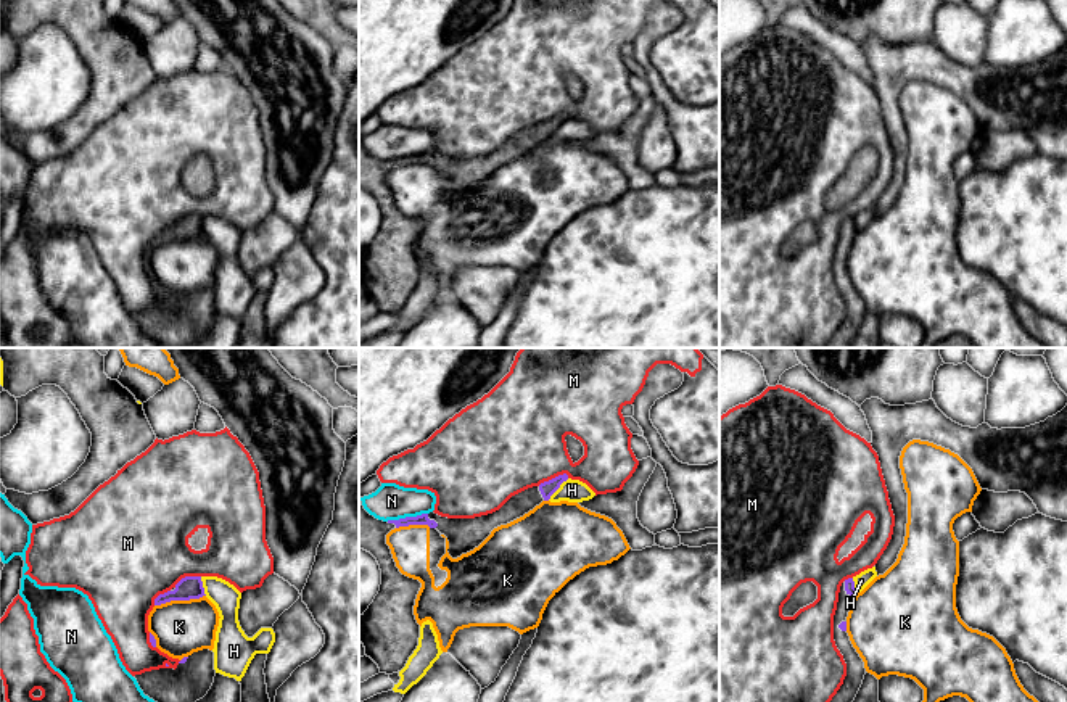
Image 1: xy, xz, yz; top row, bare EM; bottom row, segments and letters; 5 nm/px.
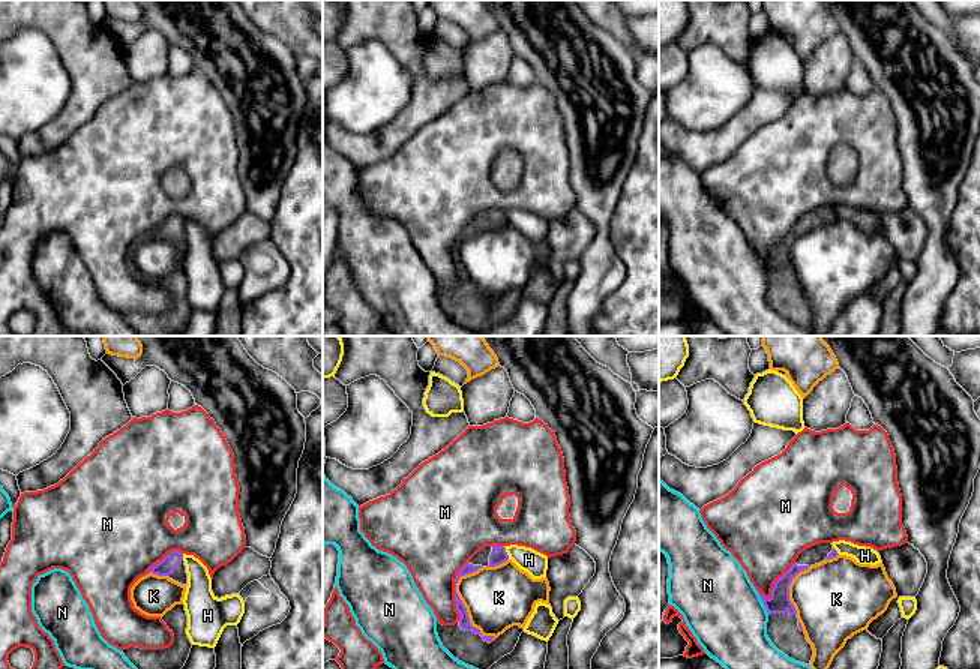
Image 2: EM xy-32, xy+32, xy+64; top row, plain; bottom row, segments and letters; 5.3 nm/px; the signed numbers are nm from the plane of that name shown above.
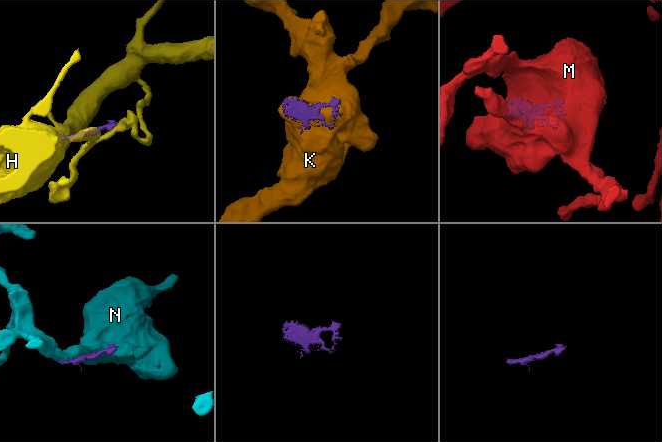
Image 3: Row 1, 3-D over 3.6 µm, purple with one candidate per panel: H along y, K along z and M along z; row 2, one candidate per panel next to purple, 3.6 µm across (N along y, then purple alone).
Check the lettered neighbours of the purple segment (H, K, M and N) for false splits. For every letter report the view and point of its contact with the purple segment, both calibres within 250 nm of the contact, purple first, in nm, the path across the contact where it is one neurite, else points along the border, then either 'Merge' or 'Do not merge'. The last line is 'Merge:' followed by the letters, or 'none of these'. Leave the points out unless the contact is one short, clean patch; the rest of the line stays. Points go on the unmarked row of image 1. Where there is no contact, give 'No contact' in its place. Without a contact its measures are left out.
H: Touches purple at xz (559, 126). Thickness 80 nm (purple) against 110 nm. Do not merge
K: Touches purple at xy (179, 239). Thickness 110 nm (purple) against 280 nm. Do not merge
M: Touches purple at xz (552, 118). Thickness 80 nm (purple) against 460 nm. Do not merge
N: Touches purple at xz (406, 156). Thickness 50 nm (purple) against 180 nm. Do not merge
Merge: none of these

